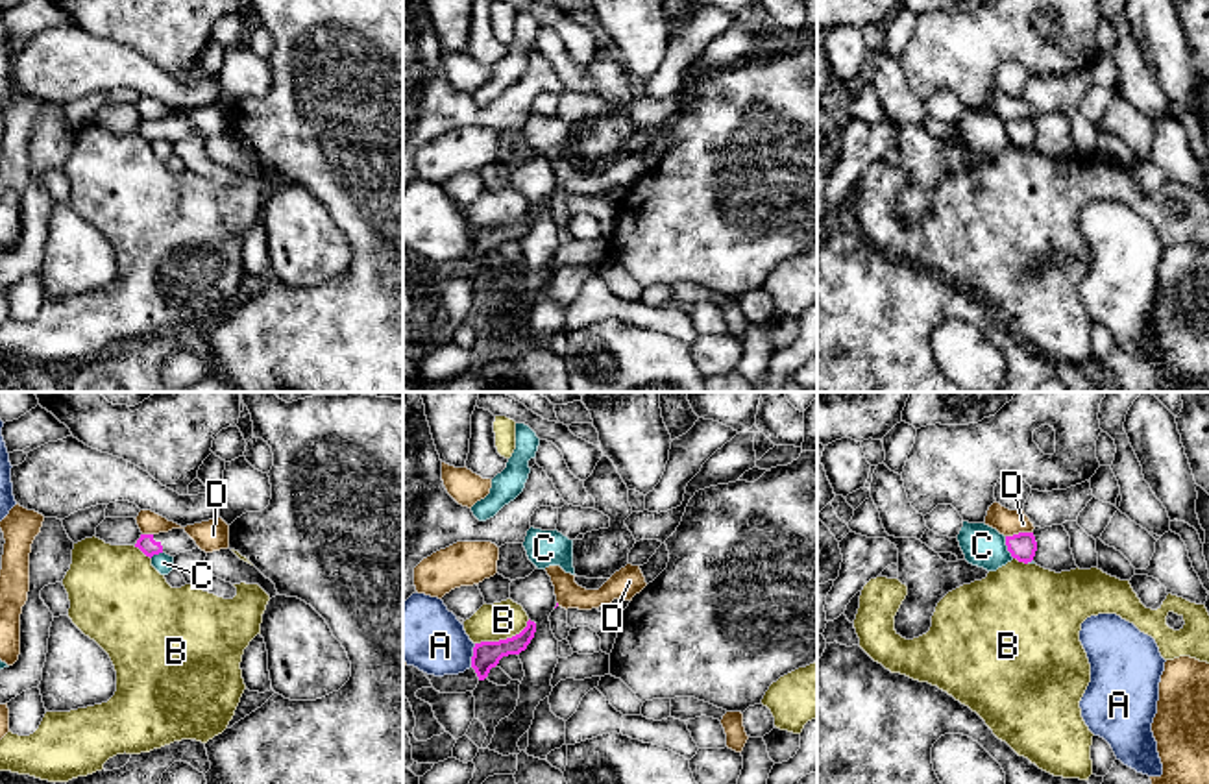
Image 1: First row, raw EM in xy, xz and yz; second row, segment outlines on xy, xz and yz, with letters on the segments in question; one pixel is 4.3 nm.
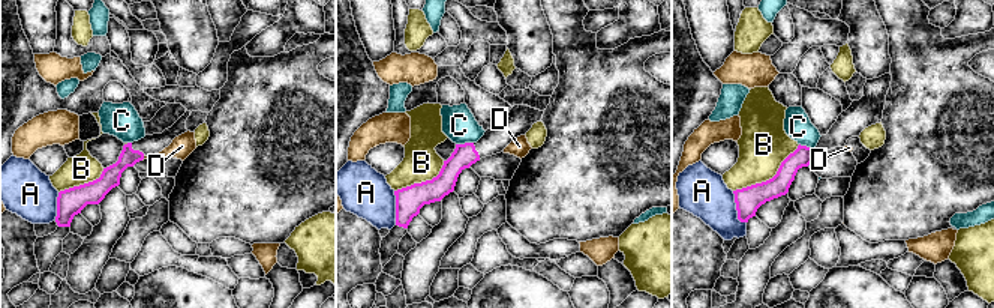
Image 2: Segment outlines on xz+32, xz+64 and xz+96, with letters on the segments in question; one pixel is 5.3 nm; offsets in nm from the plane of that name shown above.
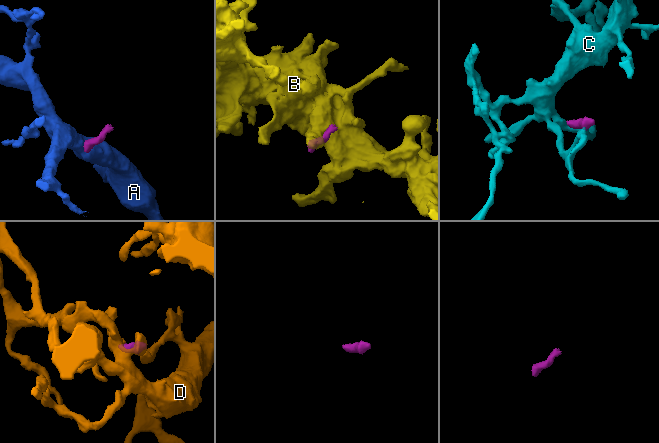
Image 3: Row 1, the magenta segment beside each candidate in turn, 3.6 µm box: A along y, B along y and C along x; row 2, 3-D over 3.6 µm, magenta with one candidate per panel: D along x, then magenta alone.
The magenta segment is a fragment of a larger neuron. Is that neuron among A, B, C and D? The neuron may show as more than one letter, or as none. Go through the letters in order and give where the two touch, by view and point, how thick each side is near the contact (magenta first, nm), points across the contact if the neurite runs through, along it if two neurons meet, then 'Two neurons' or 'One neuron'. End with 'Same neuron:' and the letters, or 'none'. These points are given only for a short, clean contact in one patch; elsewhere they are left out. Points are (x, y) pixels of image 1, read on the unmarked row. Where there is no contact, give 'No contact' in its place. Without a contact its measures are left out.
A: Touches magenta at xz (474, 241). Thickness 120 nm (magenta) against 280 nm. Boundary: xz (476, 230), (470, 252). Two neurons
B: Touches magenta at xz (503, 226). Thickness 120 nm (magenta) against 160 nm. Two neurons
C: Touches magenta at yz (1008, 134). Thickness 120 nm (magenta) against 180 nm. Boundary: yz (1004, 122), (1006, 135), (1013, 143). Two neurons
D: Touches magenta at yz (1019, 119). Thickness 120 nm (magenta) against 110 nm. Boundary: yz (1032, 117), (1006, 122). Two neurons
Same neuron: none

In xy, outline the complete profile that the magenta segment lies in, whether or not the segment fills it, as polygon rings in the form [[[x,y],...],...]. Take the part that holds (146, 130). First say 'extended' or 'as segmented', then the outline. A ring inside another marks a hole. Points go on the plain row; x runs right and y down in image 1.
extended | [[[172,115],[159,120],[140,120],[135,133],[139,133],[146,142],[166,139],[176,142],[185,137],[196,135],[196,128],[185,118],[185,115]]]

